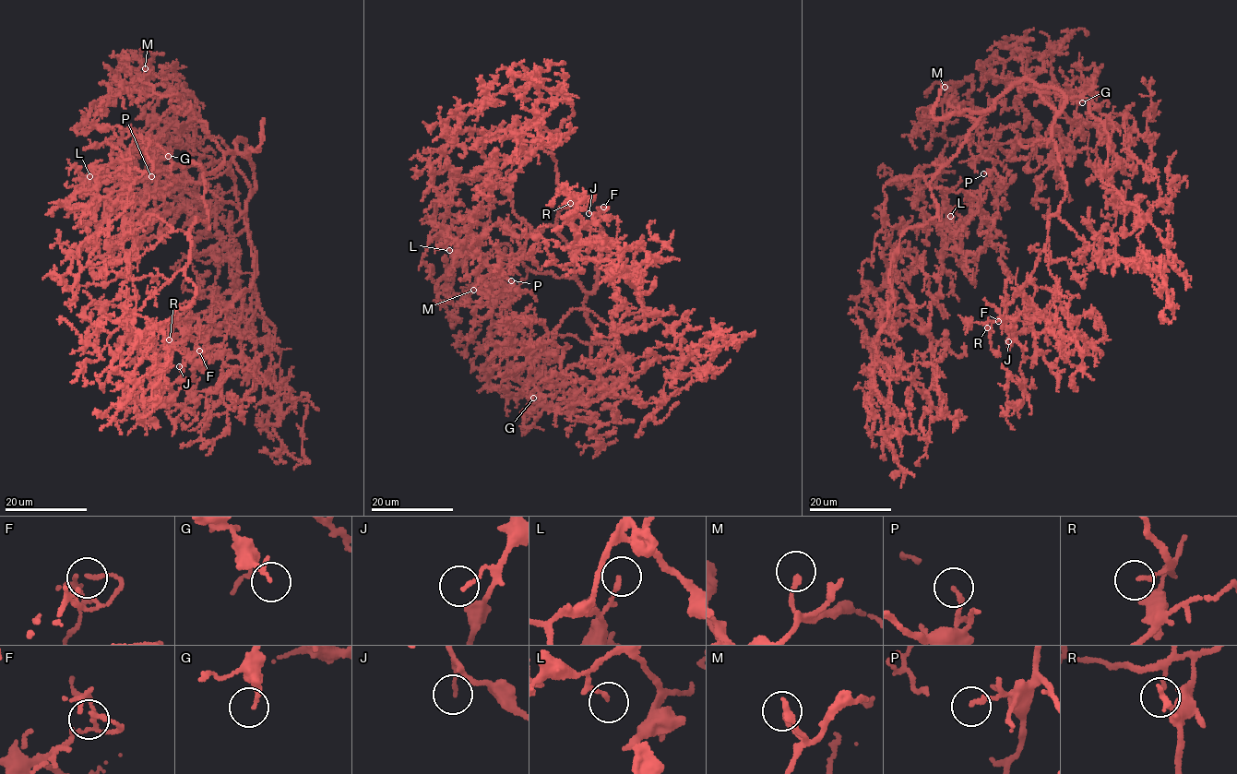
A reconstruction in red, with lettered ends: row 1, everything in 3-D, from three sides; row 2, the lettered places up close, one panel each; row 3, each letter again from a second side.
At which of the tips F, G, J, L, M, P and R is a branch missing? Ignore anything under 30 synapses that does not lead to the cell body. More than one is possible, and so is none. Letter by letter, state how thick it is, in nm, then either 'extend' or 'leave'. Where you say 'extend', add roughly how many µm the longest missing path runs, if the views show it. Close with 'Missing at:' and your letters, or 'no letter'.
F: 150 nm thick; leave
G: 170 nm thick; leave
J: 120 nm thick; leave
L: 140 nm thick; leave
M: 160 nm thick; leave
P: 160 nm thick; leave
R: 130 nm thick; leave
Missing at: no letter

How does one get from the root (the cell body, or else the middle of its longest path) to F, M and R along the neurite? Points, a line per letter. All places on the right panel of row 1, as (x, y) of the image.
F: (1009, 89), (1026, 79), (1064, 95), (1052, 136), (1067, 189), (1021, 289), (1034, 357), (1025, 357), (998, 321)
M: (1009, 89), (977, 120), (949, 106), (941, 119), (926, 108), (917, 115), (944, 101), (945, 87)
R: (1009, 89), (1026, 79), (1064, 95), (1052, 136), (1067, 189), (1032, 274), (987, 327)

